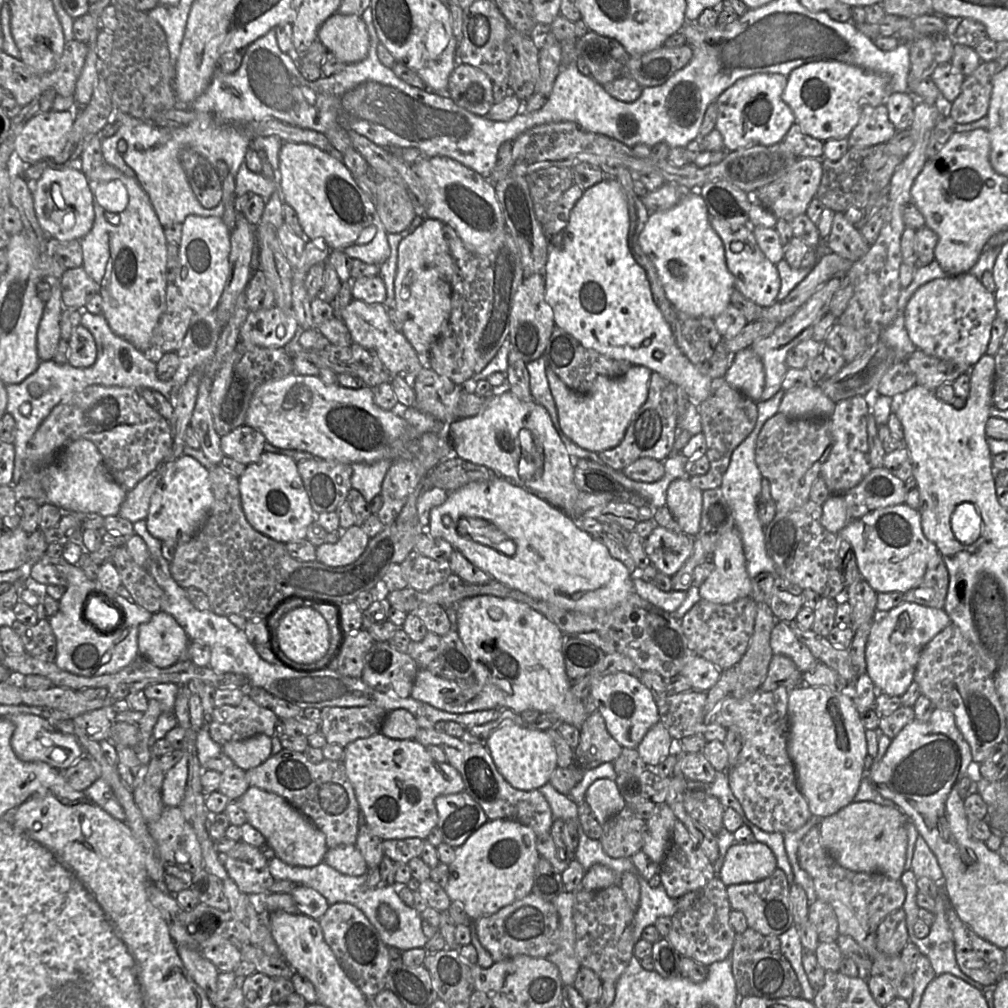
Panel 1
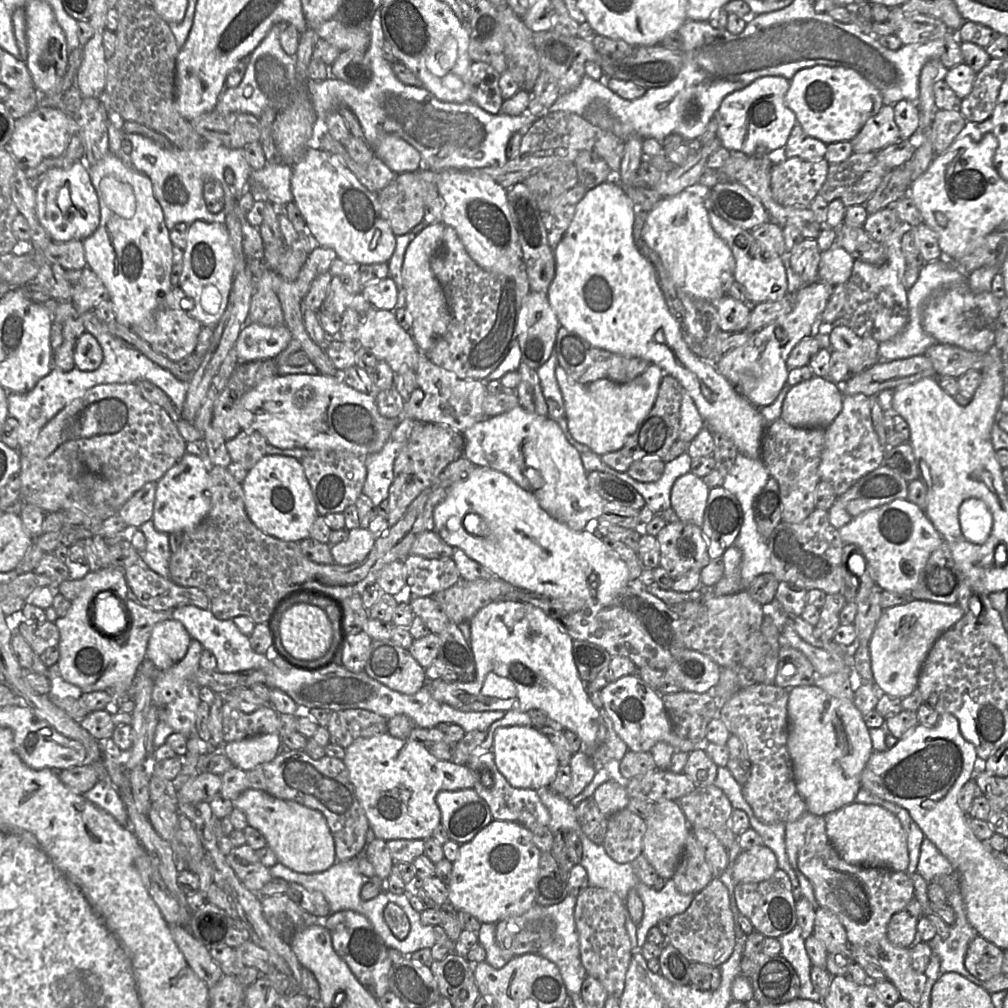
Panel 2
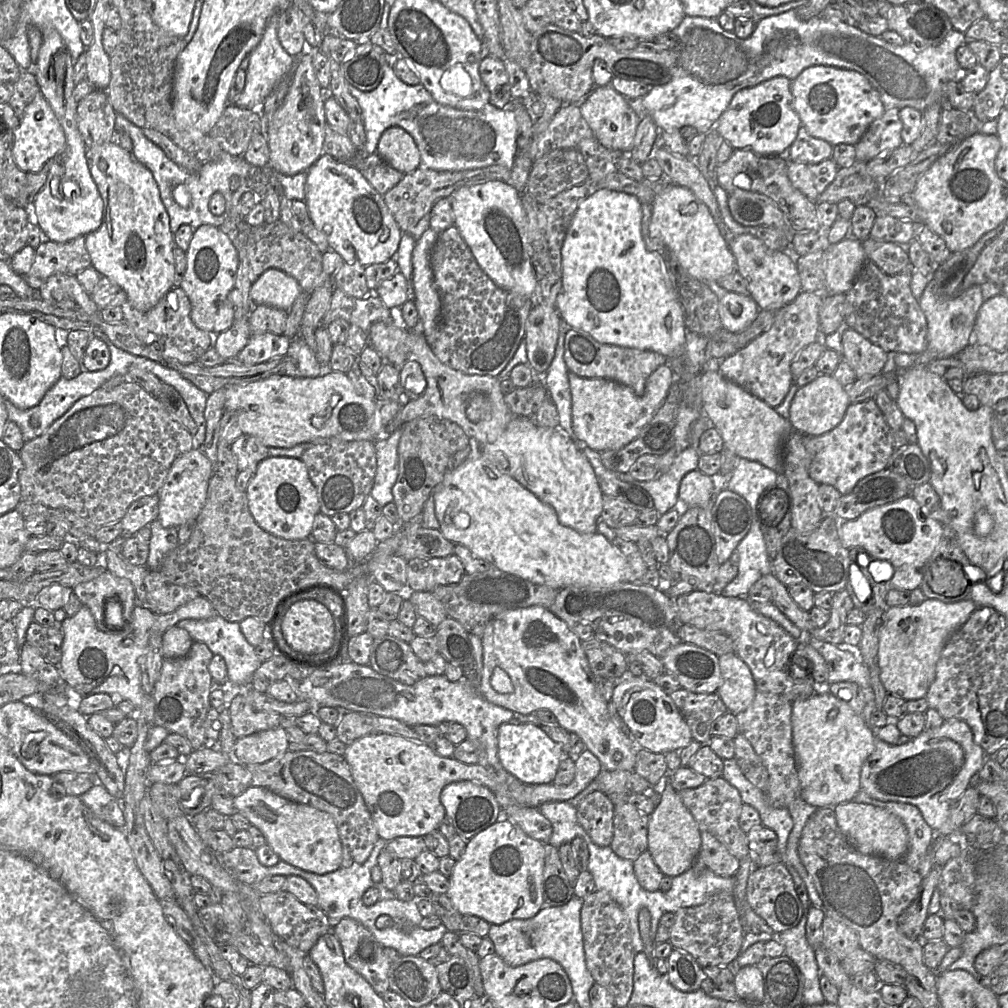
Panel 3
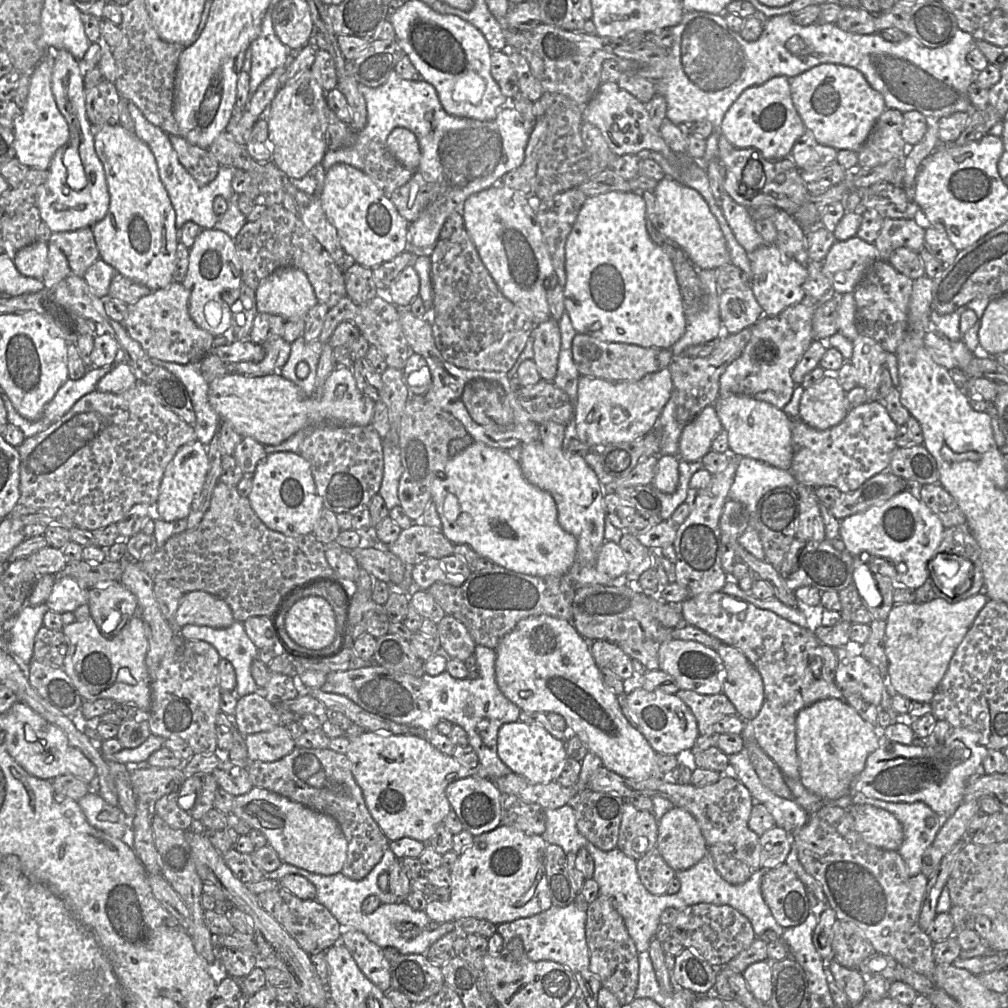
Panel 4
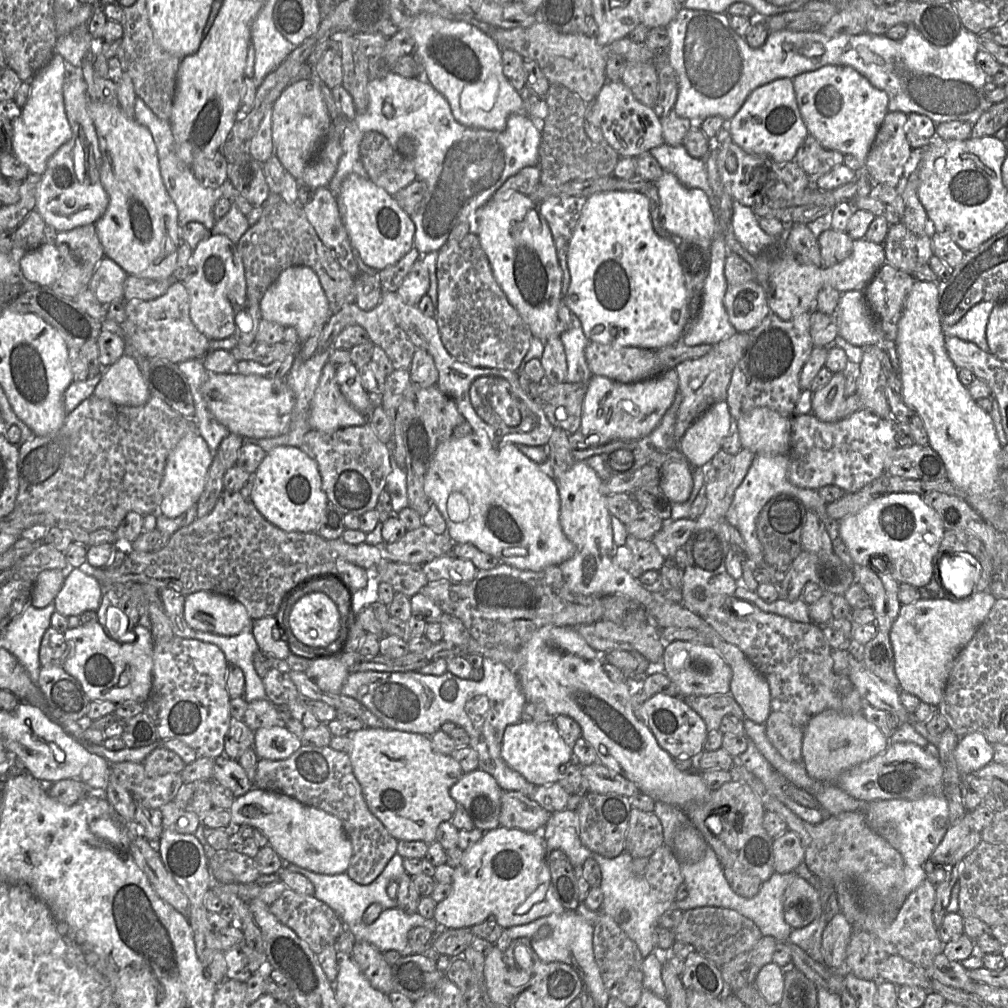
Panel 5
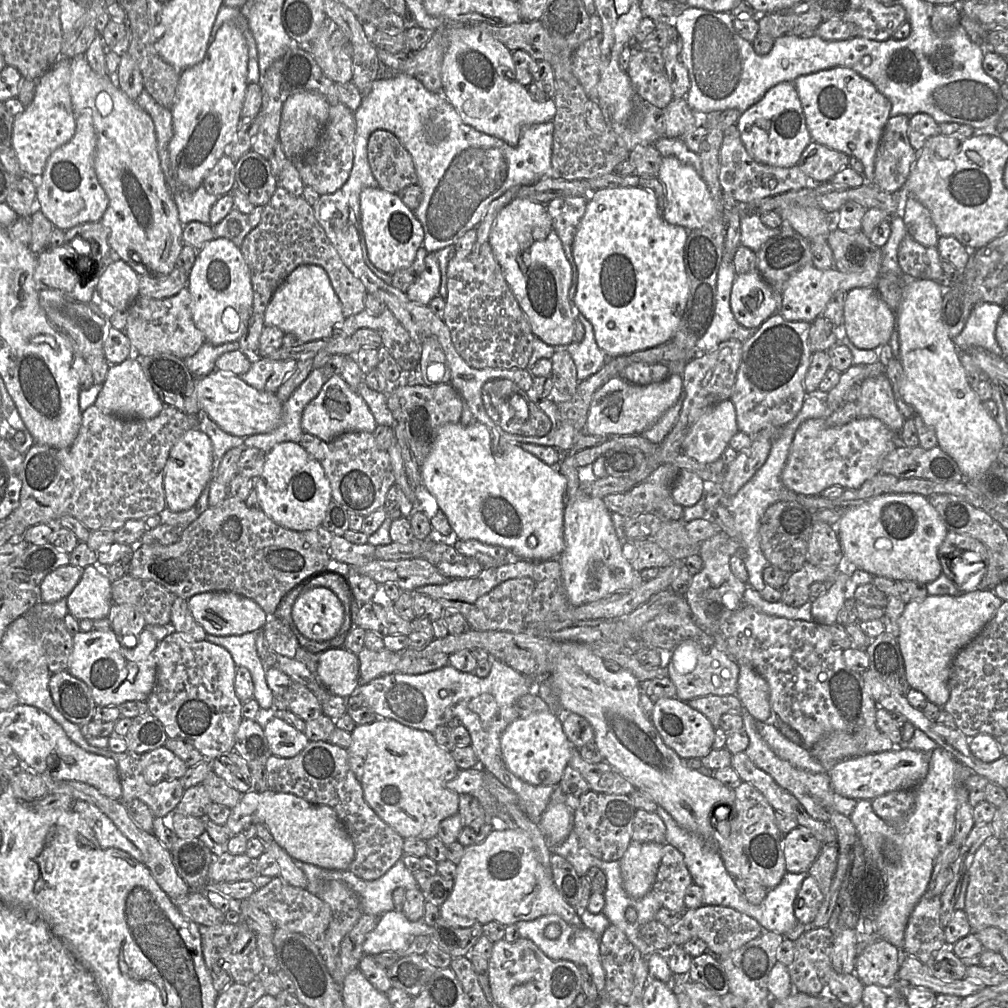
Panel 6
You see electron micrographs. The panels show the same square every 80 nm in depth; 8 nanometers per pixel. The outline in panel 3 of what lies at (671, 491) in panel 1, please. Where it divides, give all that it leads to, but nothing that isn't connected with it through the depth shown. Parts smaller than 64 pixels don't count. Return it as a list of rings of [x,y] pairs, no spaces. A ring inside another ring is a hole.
[[[698,470],[687,473],[680,482],[679,501],[687,508],[709,506],[714,496],[715,483],[712,477]]]

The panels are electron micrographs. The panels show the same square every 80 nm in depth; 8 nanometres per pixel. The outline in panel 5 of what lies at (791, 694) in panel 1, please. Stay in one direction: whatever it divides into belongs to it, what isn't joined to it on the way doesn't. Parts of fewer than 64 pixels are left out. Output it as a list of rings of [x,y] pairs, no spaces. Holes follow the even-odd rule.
[[[825,710],[812,717],[803,729],[802,762],[811,778],[835,784],[844,771],[883,753],[889,744],[889,738],[862,714]]]

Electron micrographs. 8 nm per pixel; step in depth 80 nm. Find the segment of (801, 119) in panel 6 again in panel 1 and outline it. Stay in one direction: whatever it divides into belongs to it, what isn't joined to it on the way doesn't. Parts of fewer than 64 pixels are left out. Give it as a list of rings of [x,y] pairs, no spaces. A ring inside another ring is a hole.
[[[754,74],[735,82],[716,100],[716,129],[727,152],[755,145],[771,146],[782,142],[795,123],[789,106],[782,100],[787,77],[781,74]]]

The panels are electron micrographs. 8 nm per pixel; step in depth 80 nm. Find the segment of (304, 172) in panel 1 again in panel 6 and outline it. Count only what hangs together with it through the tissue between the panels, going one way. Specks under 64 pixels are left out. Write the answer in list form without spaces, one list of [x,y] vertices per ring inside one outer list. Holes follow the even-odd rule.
[[[381,187],[366,188],[360,194],[360,223],[371,263],[381,271],[393,274],[409,267],[423,245],[424,230],[420,221],[397,196]]]

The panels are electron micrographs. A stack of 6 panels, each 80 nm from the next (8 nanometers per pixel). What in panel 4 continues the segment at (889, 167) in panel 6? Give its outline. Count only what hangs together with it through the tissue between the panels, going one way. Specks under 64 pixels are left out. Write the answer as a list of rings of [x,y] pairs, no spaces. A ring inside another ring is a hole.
[[[886,109],[858,151],[859,167],[874,167],[894,158],[905,158],[908,145],[902,137],[903,113]]]

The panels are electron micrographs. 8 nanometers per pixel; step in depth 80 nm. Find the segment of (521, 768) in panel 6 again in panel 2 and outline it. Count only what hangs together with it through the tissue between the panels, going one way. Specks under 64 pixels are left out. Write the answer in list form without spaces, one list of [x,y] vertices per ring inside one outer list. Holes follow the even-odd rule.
[[[505,726],[496,729],[492,753],[498,770],[515,788],[538,790],[549,787],[560,765],[557,750],[535,727]]]

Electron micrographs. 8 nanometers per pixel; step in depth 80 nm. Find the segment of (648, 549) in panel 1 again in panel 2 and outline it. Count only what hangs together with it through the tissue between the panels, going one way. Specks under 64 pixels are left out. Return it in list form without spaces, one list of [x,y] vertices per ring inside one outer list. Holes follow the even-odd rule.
[[[678,520],[662,528],[656,539],[660,546],[659,566],[673,579],[692,569],[701,570],[711,560],[701,526]]]

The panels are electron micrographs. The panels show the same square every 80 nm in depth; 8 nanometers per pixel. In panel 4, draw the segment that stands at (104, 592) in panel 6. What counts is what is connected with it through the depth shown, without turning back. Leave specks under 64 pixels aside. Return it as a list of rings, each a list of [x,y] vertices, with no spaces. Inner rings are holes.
[[[63,576],[56,580],[45,604],[49,610],[59,614],[73,612],[79,606],[87,604],[88,589],[81,587],[72,577]]]

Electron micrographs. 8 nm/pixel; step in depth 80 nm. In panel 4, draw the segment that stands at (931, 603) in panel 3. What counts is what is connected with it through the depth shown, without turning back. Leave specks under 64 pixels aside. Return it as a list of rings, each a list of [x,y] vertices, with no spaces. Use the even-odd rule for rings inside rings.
[[[978,593],[956,603],[935,598],[927,603],[894,604],[885,632],[890,689],[911,701],[930,703],[957,647],[988,601],[984,593]]]

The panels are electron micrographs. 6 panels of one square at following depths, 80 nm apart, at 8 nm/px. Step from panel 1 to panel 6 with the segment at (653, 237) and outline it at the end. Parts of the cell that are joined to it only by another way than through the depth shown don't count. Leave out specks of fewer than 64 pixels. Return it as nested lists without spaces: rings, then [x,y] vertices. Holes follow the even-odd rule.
[[[673,156],[662,157],[658,177],[663,184],[666,197],[666,205],[662,210],[666,222],[691,231],[702,228],[714,218],[716,203],[710,195],[707,184],[692,166]]]

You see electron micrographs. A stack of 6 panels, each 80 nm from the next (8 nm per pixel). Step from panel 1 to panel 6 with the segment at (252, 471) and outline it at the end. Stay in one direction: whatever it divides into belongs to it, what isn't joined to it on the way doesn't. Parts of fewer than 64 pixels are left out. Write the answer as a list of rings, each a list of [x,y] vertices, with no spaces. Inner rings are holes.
[[[282,442],[265,455],[263,470],[254,480],[261,510],[276,524],[294,531],[321,525],[332,500],[329,480],[323,467],[300,443]]]

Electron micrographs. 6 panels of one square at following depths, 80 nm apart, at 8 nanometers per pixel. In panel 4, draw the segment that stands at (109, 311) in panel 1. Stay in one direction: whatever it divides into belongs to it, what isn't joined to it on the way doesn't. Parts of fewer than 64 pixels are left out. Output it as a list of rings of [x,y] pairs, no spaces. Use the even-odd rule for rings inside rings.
[[[106,124],[100,128],[94,129],[95,151],[103,165],[108,193],[110,196],[109,209],[103,220],[92,227],[97,248],[99,250],[100,259],[111,265],[117,273],[148,287],[152,292],[165,288],[173,282],[173,272],[176,264],[176,250],[178,244],[177,229],[175,225],[176,213],[168,196],[168,193],[160,179],[157,163],[153,152],[149,146],[139,139],[135,133],[130,133],[120,124]]]

